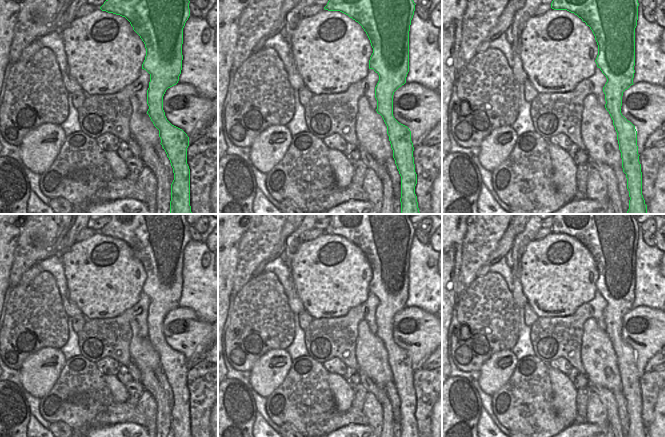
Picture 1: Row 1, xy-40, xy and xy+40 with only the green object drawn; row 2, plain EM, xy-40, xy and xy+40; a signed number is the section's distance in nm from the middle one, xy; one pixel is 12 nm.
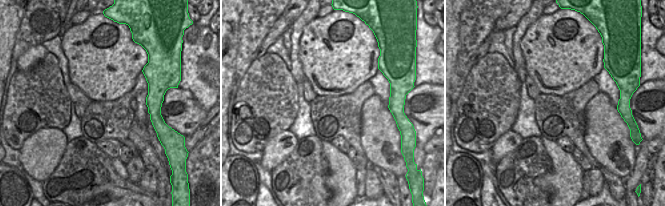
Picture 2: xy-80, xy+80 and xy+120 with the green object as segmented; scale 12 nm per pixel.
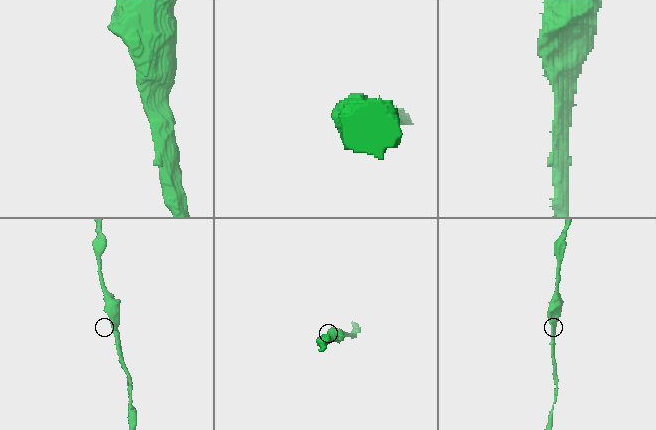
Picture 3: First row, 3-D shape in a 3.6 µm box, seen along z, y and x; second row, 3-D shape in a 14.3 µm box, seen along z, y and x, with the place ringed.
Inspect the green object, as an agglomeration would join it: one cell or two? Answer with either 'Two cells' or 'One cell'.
One cell.

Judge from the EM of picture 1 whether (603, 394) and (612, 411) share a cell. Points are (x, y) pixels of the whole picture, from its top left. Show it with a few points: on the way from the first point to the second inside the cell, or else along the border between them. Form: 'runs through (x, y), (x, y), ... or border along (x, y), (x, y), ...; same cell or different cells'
runs through (607, 398), (611, 407); same cell

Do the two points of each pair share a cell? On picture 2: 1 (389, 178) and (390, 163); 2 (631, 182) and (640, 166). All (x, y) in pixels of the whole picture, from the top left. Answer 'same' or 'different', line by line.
1: different
2: same

